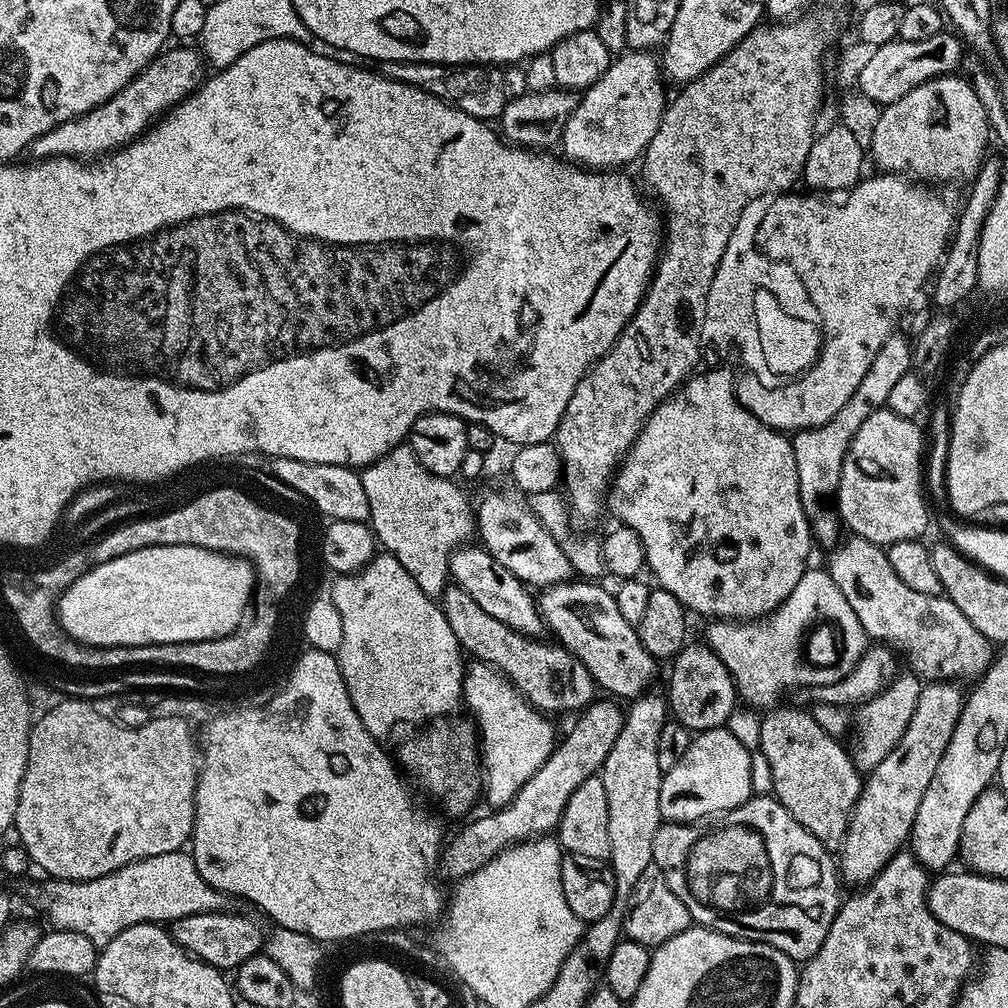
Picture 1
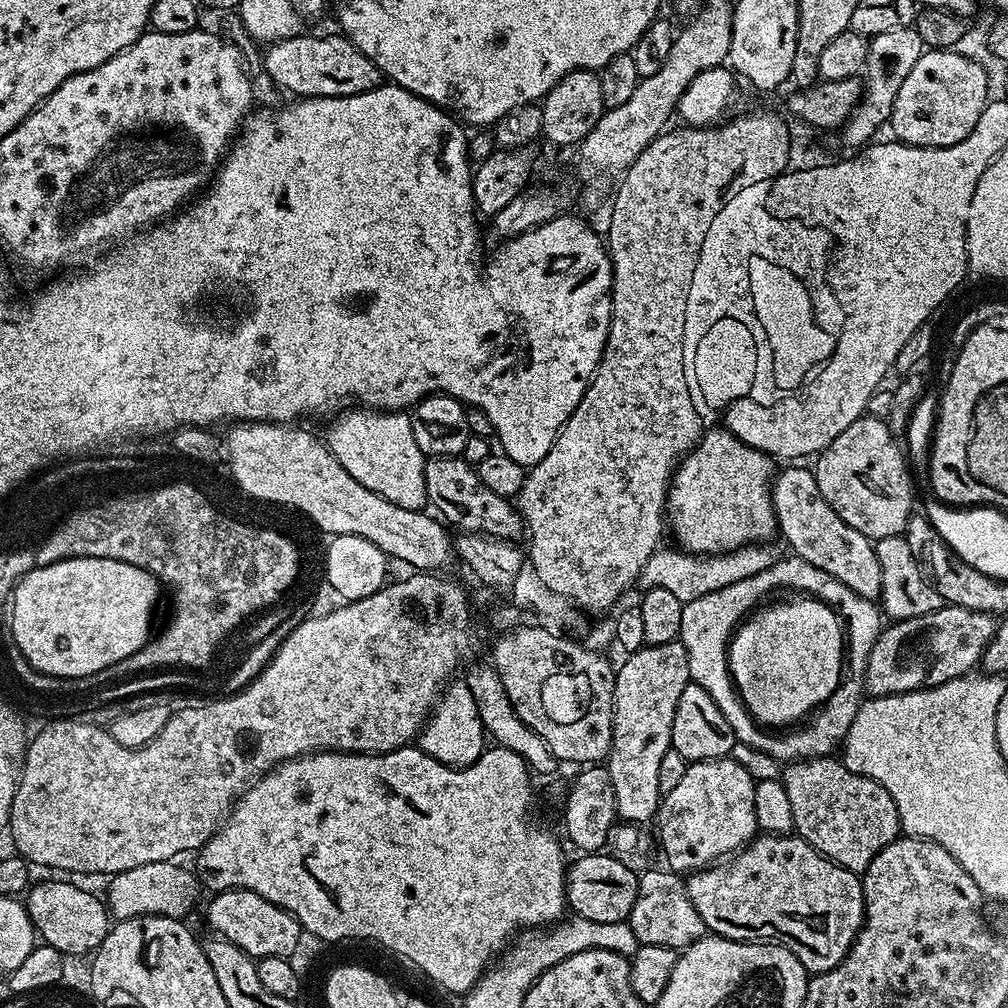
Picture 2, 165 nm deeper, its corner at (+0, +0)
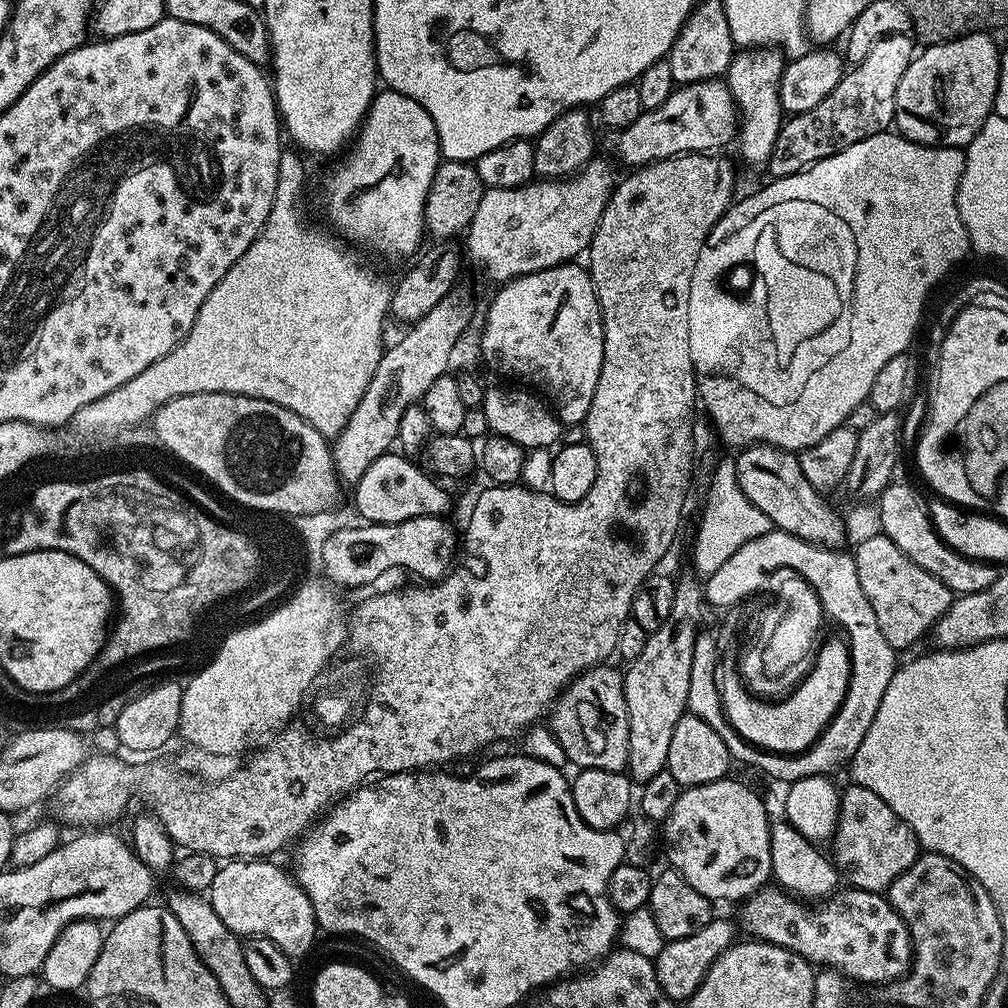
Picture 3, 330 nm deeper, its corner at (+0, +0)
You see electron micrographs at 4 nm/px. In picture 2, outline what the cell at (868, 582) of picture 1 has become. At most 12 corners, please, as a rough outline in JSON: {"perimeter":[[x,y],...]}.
{"perimeter":[[781,467],[778,532],[793,553],[879,601],[873,541],[838,518],[815,471]]}

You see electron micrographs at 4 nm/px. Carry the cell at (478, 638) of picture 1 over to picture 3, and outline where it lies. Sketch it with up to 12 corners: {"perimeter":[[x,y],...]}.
{"perimeter":[[624,672],[580,673],[550,709],[577,769],[624,772]]}

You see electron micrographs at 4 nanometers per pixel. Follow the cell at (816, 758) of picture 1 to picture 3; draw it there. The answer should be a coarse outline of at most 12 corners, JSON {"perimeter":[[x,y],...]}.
{"perimeter":[[854,782],[831,859],[853,888],[887,893],[922,854],[914,830]]}

